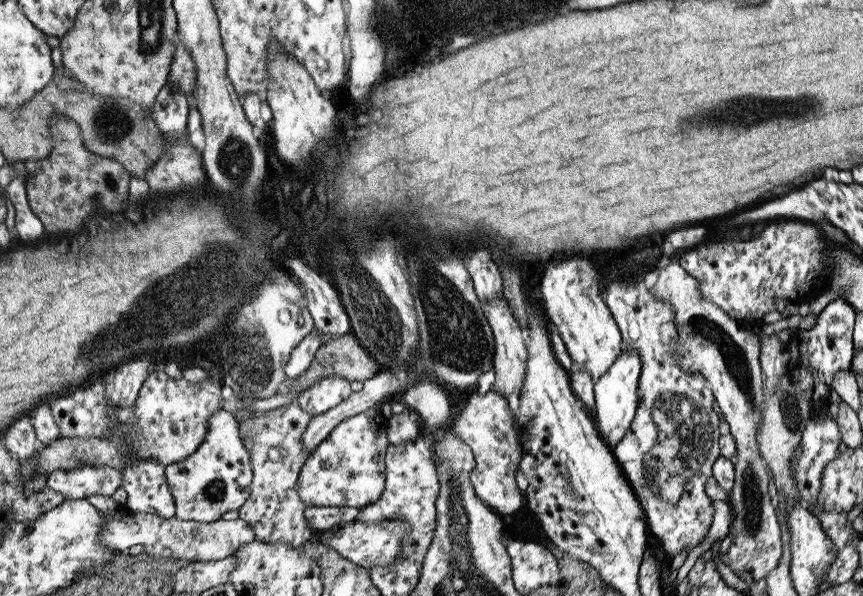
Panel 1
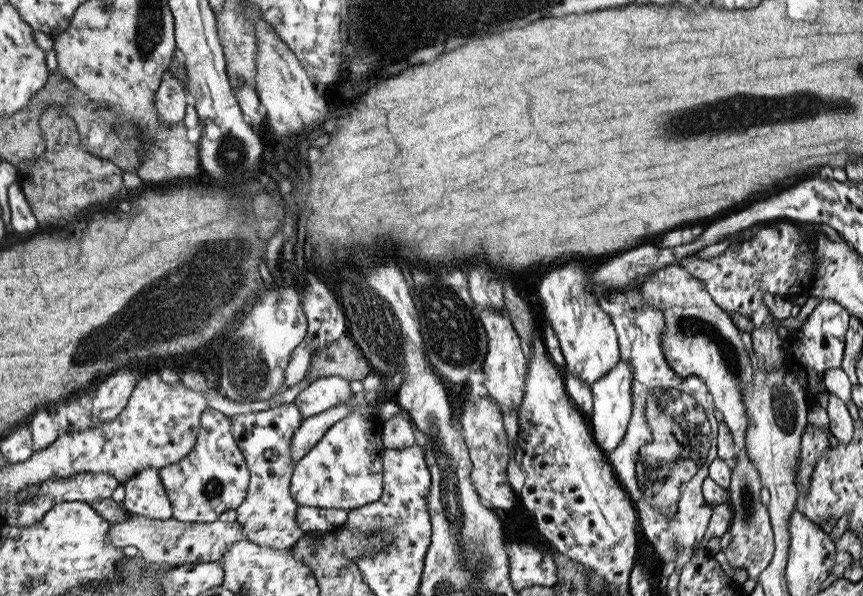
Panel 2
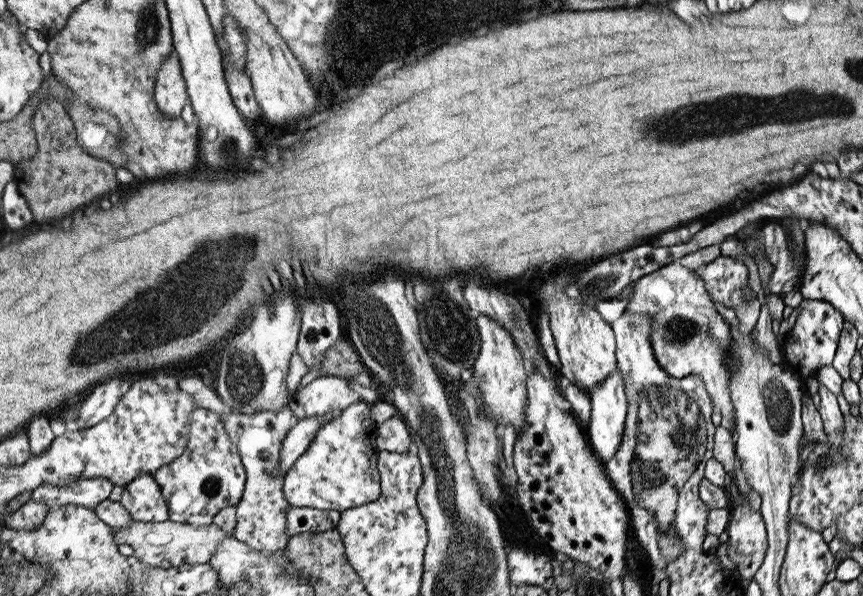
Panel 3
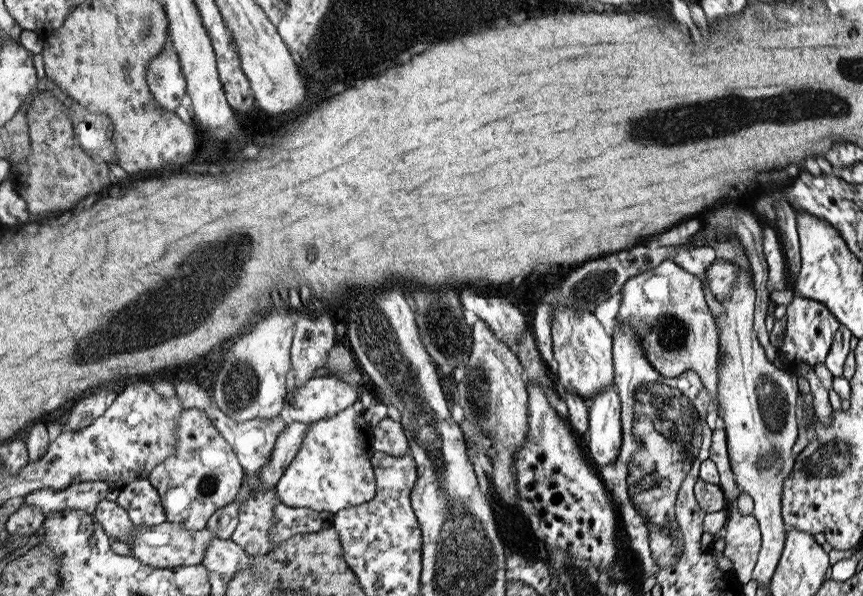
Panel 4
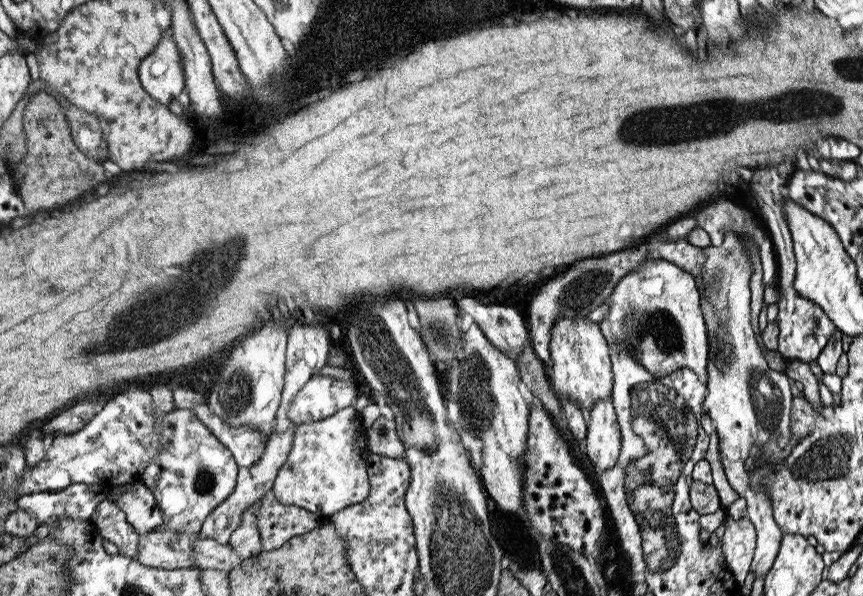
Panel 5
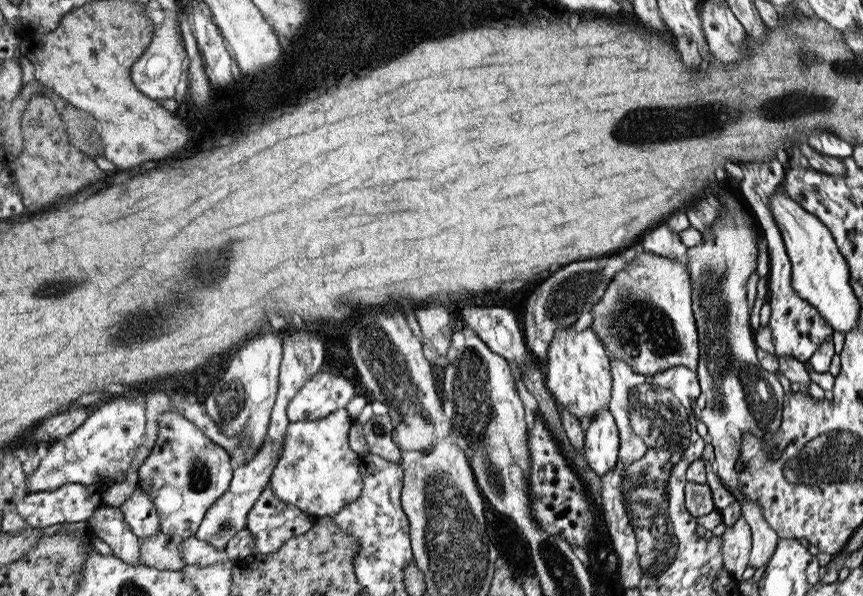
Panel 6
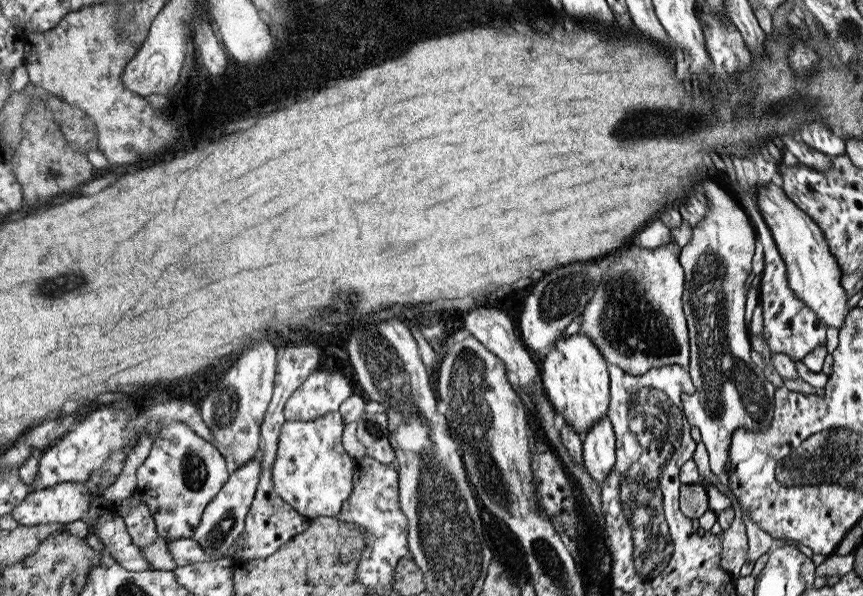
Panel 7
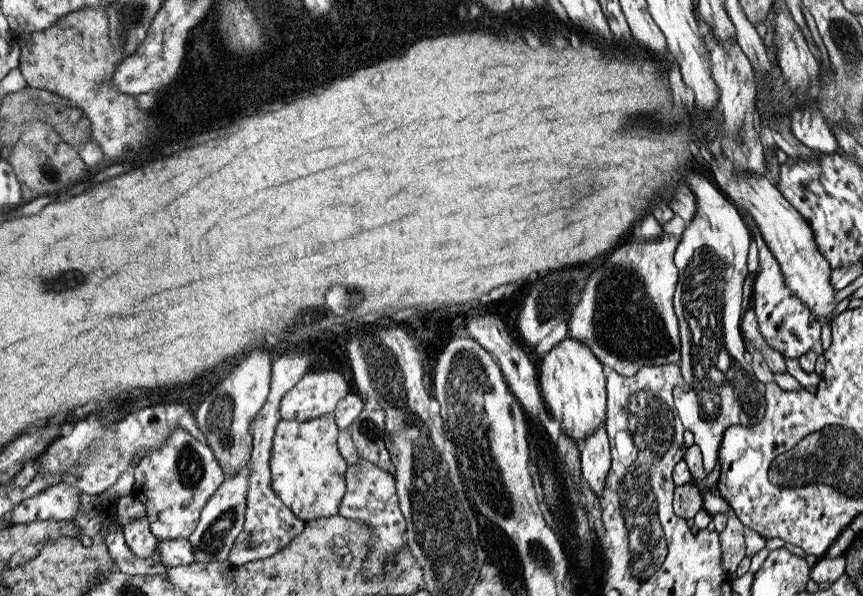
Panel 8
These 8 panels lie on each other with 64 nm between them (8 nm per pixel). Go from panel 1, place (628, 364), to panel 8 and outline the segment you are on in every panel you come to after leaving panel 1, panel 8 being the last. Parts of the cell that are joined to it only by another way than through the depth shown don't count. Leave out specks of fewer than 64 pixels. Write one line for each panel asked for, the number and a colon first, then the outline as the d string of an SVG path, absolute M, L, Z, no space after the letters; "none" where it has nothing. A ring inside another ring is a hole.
2: M619 360L619 364L613 366L613 372L609 372L609 376L603 376L595 384L591 384L591 394L593 394L593 412L587 420L593 426L591 430L603 454L609 456L613 450L617 450L625 432L629 430L629 420L633 414L633 366Z
3: M613 372L613 376L605 378L601 384L597 384L591 392L591 418L587 424L587 434L589 434L589 442L593 444L593 452L595 456L607 464L615 454L617 448L621 444L623 438L623 424L625 424L625 416L627 416L627 400L625 400L625 392L623 392L623 380L619 376L619 372Z
4: M615 380L605 392L593 396L587 408L589 426L583 438L585 454L597 468L603 468L617 460L621 448L621 410Z
5: M601 400L587 412L587 436L581 444L597 474L613 468L621 452L621 434L613 412L613 400Z
6: M601 410L585 424L583 458L589 468L601 478L617 462L619 452L619 432L609 410Z
7: M605 416L585 436L581 436L581 440L583 440L583 466L601 488L607 474L615 466L615 436L611 420Z
8: M601 426L593 436L589 436L585 442L579 444L579 466L581 466L581 478L589 484L589 490L601 498L605 476L611 466L609 456L609 438L605 432L605 426Z

